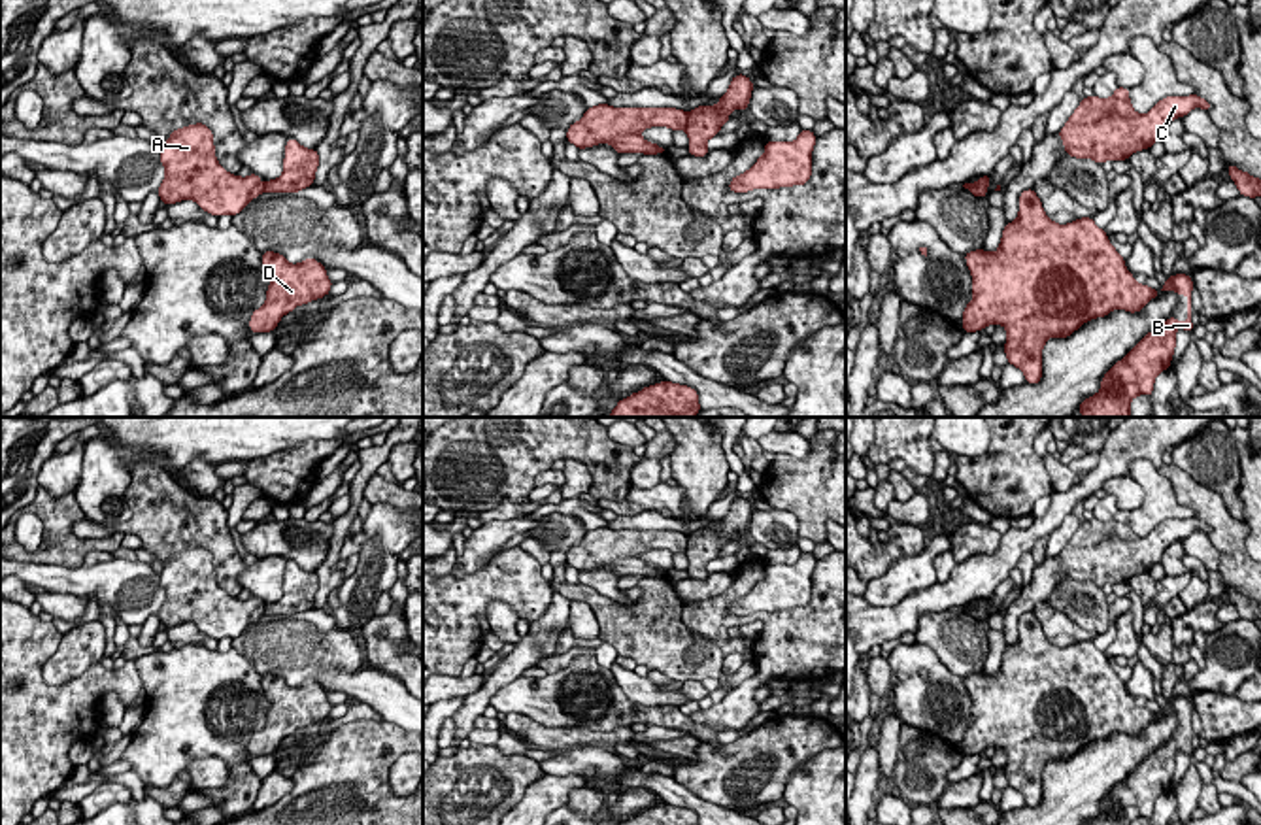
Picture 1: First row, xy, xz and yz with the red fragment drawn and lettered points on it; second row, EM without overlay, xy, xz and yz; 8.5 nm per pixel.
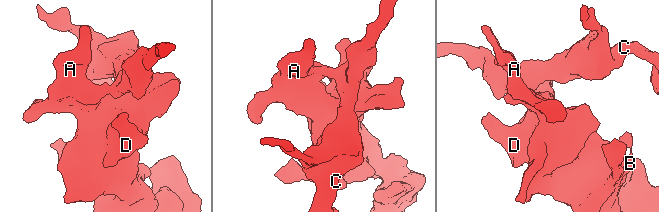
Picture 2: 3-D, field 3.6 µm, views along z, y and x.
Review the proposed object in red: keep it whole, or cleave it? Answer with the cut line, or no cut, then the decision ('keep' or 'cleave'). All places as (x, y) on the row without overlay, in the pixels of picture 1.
cut xz (688, 537), (684, 550); cleave

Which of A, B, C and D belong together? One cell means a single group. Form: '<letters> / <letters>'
A B D / C

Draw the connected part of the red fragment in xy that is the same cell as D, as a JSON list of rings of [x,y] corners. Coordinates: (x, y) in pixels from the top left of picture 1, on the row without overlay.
[[[264,674],[261,685],[270,710],[264,729],[251,736],[249,751],[255,757],[274,753],[283,738],[300,727],[327,719],[332,710],[325,689],[311,680],[291,687],[281,676]]]

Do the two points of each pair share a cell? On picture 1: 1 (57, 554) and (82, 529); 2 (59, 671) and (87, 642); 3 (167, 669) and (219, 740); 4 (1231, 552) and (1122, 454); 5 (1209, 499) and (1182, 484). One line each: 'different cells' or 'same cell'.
1: different cells
2: same cell
3: same cell
4: different cells
5: same cell

